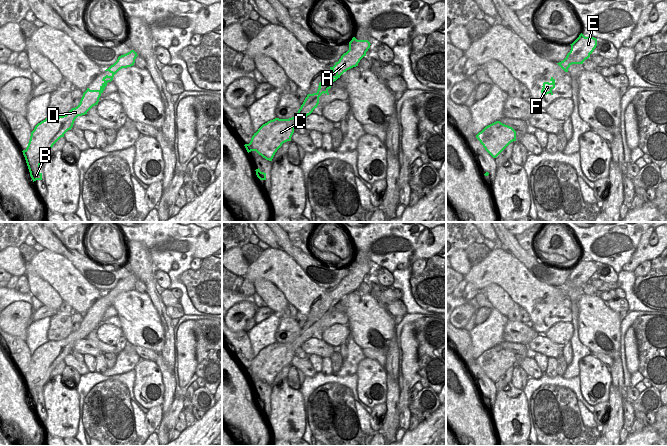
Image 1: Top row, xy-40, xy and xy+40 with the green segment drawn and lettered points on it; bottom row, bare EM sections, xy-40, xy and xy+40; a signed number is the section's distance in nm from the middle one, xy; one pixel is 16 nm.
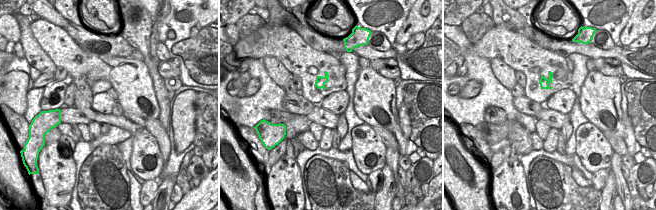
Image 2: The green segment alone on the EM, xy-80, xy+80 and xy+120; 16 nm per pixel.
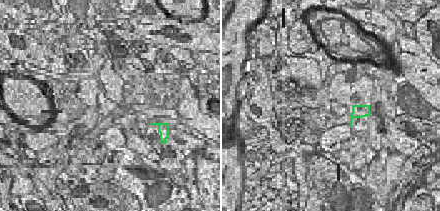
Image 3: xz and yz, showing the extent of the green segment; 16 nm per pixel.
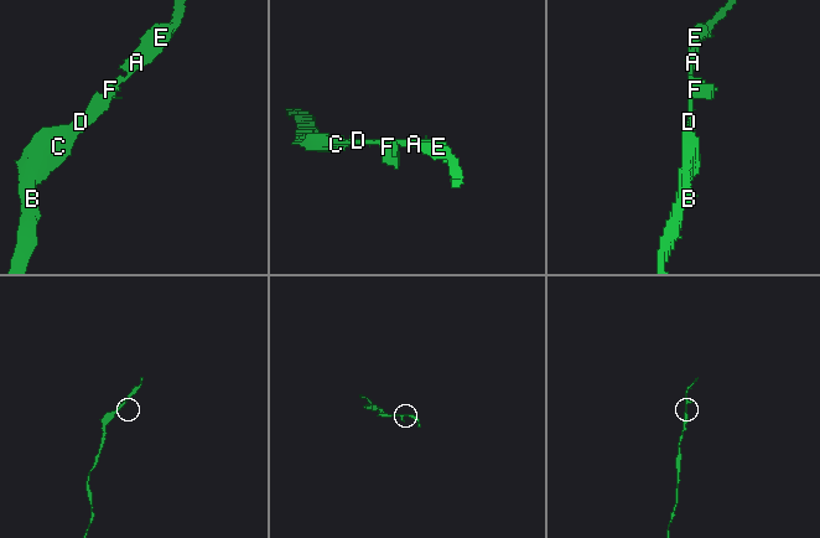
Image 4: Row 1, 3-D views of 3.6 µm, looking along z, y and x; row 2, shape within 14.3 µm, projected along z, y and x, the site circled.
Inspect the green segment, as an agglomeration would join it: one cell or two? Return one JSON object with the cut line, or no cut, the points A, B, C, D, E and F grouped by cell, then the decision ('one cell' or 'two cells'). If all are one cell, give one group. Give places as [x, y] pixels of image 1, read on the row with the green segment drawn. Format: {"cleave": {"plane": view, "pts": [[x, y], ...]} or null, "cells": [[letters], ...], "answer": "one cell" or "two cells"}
{"cleave": null, "cells": [["A", "B", "C", "D", "E", "F"]], "answer": "one cell"}

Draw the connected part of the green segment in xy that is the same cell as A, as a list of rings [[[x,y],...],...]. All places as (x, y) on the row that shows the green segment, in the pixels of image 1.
[[[355,37],[349,42],[349,50],[344,53],[331,71],[335,76],[330,75],[325,82],[319,83],[316,93],[308,94],[298,112],[289,119],[275,118],[263,124],[251,138],[249,144],[245,144],[247,152],[256,151],[266,160],[272,161],[277,150],[283,143],[291,141],[295,126],[310,115],[319,104],[319,97],[324,93],[329,95],[328,90],[331,83],[336,81],[347,70],[358,66],[360,60],[366,56],[370,48],[368,40],[357,40]]]

